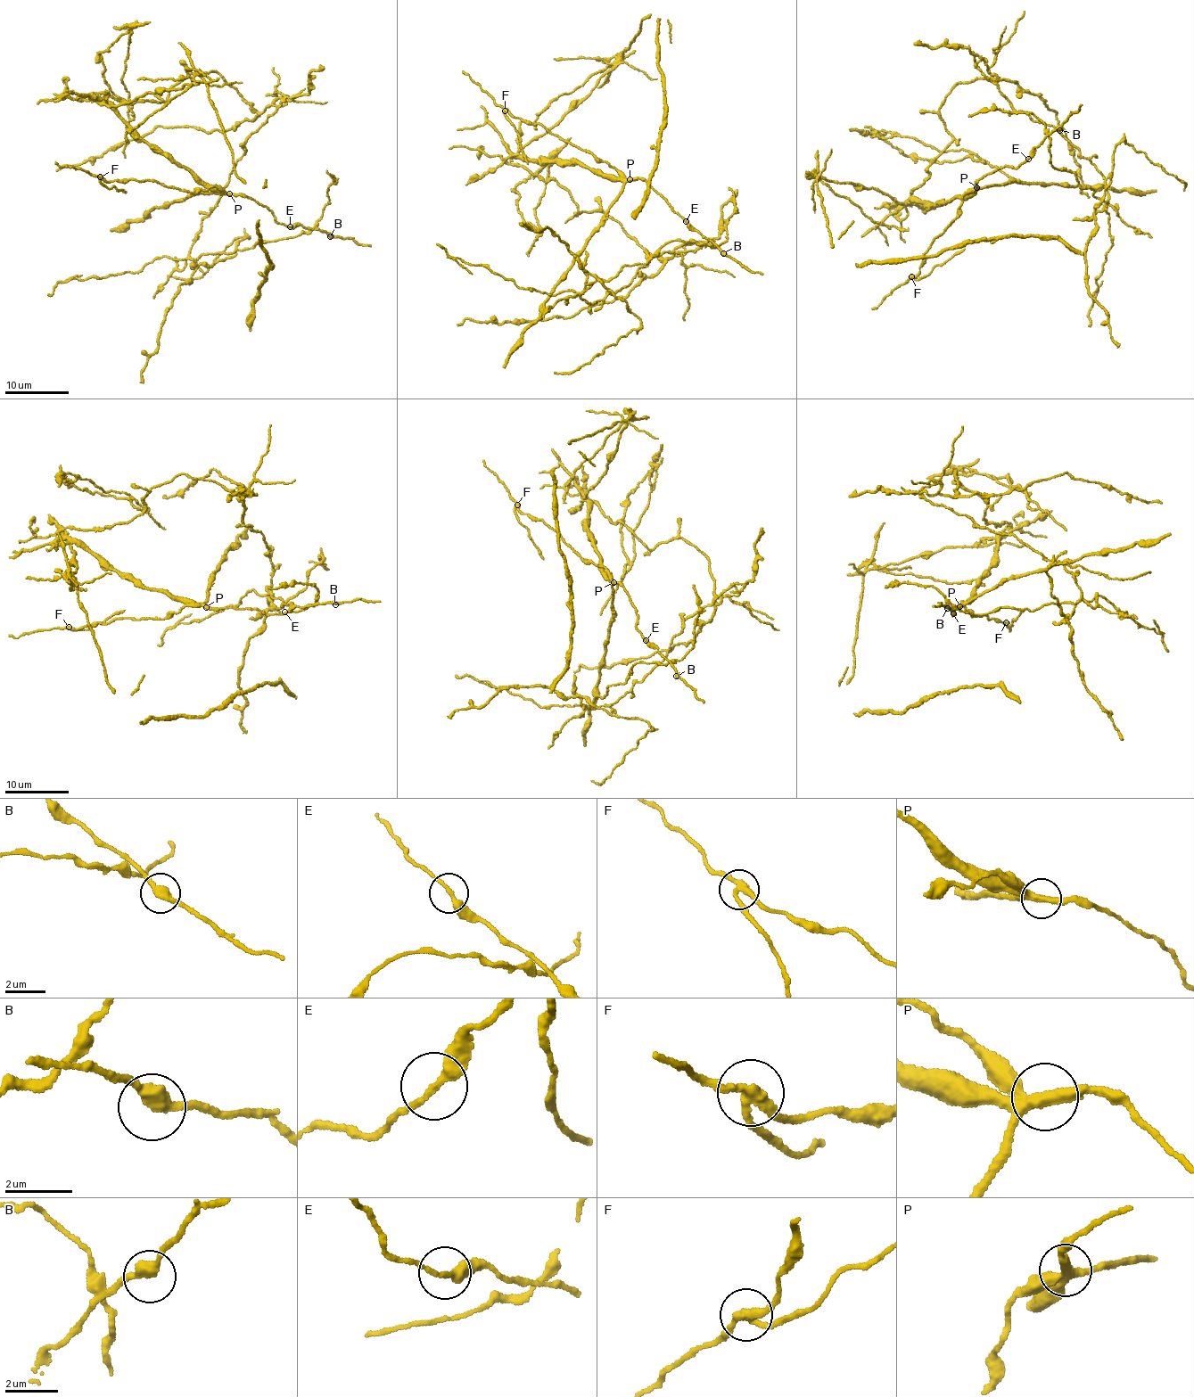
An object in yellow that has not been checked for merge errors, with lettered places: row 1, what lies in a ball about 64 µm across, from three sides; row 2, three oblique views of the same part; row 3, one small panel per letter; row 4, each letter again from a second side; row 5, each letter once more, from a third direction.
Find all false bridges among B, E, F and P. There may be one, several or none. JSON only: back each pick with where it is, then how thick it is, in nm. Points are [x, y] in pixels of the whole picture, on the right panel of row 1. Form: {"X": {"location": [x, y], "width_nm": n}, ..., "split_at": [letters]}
{"F": {"location": [911, 276], "width_nm": 280}, "P": {"location": [976, 187], "width_nm": 280}, "split_at": ["F", "P"]}

